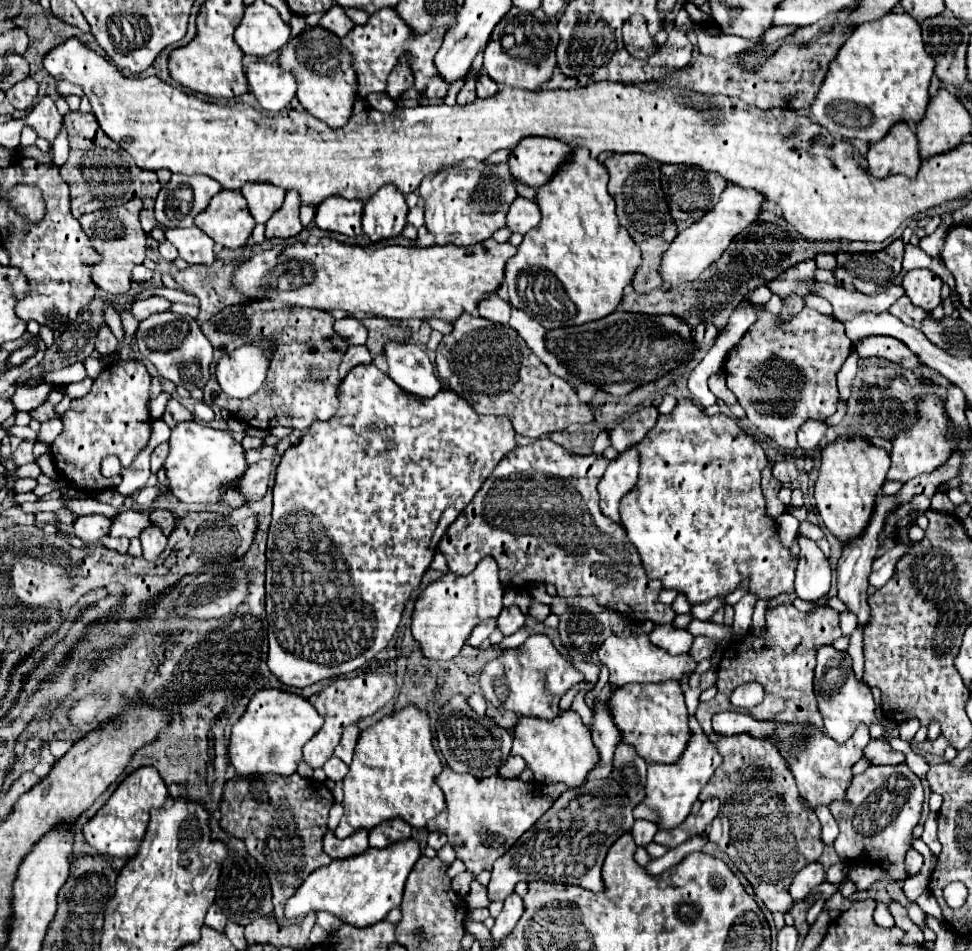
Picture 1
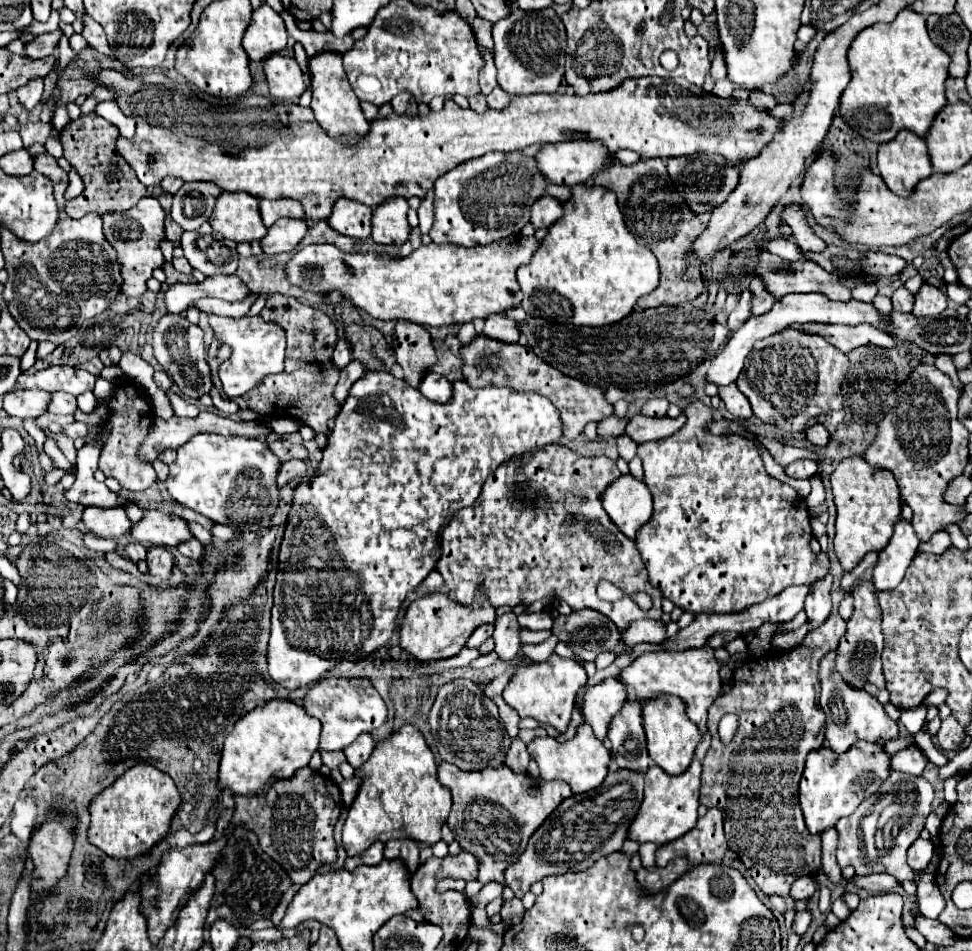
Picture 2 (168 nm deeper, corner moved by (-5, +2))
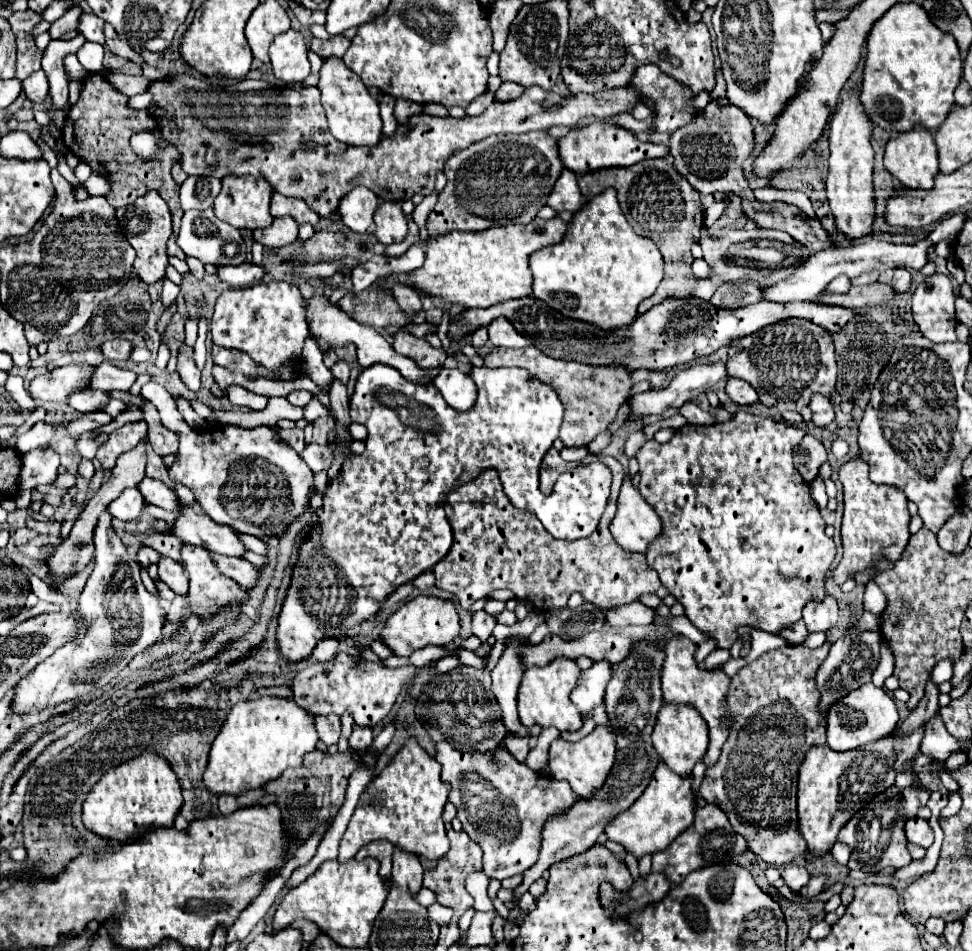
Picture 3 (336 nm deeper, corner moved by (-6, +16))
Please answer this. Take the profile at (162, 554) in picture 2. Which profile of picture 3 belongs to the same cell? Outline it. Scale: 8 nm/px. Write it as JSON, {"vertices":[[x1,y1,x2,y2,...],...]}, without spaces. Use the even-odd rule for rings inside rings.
{"vertices":[[162,558,158,564,158,574,162,582,174,590,176,594,186,594,188,592,188,576,184,574,184,568,180,562,174,562,170,558]]}

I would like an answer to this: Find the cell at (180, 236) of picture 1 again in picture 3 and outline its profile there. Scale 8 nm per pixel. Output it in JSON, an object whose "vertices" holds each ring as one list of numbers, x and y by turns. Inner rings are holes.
{"vertices":[[212,208,208,210,186,210,182,218,182,228,178,234,178,246,186,256,198,258,202,264,214,264,214,266,238,266,246,262,246,244,240,236,240,230,232,228,230,224,222,222]]}

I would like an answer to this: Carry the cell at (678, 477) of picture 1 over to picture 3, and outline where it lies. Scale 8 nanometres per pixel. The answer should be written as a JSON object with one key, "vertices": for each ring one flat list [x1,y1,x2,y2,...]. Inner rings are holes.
{"vertices":[[736,412,736,416,724,424,710,424,710,426,698,426,698,424,684,424,680,430,674,432,672,440,668,444,658,444,656,440,646,442,638,454,636,460,640,464,640,494,642,498,656,510,658,518,662,520,664,532,648,548,646,560,648,566,654,568,662,580,662,584,668,588,668,592,684,606,686,616,690,622,704,632,708,638,714,638,718,648,730,650,732,644,738,640,738,628,740,626,750,626,756,630,764,630,770,634,780,634,784,628,790,628,802,618,802,608,808,602,822,602,826,598,826,578,830,572,830,564,836,556,836,546,832,538,824,534,826,522,820,516,820,510,816,502,810,496,810,486,804,482,804,478,794,470,792,462,792,450,794,446,804,438,804,430,790,422,776,422,774,418,764,418,764,416,754,416,750,412]]}

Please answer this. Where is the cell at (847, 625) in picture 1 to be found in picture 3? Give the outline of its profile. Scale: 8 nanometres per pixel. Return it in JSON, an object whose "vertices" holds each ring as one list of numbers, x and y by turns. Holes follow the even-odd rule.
{"vertices":[[864,684,852,692,852,696,844,696,832,712,828,712,828,746,836,752,846,752,854,748,862,748,864,744,876,742,880,738,892,736,898,726,898,710,894,700,874,684]]}

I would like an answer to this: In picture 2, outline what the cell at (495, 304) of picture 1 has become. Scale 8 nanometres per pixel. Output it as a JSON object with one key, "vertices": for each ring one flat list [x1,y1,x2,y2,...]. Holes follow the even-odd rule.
{"vertices":[[497,312,497,314,487,316,483,334,487,334,489,338,499,338,501,342,519,342,517,322,511,320,505,312]]}

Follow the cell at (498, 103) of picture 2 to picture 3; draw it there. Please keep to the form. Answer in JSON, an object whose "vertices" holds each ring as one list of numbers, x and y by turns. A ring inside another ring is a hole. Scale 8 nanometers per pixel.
{"vertices":[[504,82,496,92,496,100,498,102,510,102,510,100,516,100,518,96,522,96,522,92,524,92,522,86,516,86,512,82]]}

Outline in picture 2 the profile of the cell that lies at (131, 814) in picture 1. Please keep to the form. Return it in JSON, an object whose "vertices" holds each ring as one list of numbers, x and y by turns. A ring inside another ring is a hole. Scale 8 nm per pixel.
{"vertices":[[139,764,115,780,95,802,91,802,89,842,111,858,133,860,149,852,169,830,171,818,181,804,173,780,151,764]]}

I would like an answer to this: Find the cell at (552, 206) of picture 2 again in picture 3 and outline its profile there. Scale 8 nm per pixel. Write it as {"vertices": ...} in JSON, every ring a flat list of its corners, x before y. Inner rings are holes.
{"vertices":[[564,168,564,172,560,174,560,178,554,184,554,190,548,198,548,206,554,210,570,210,570,212,578,212,582,208,582,194,578,188,578,176]]}

